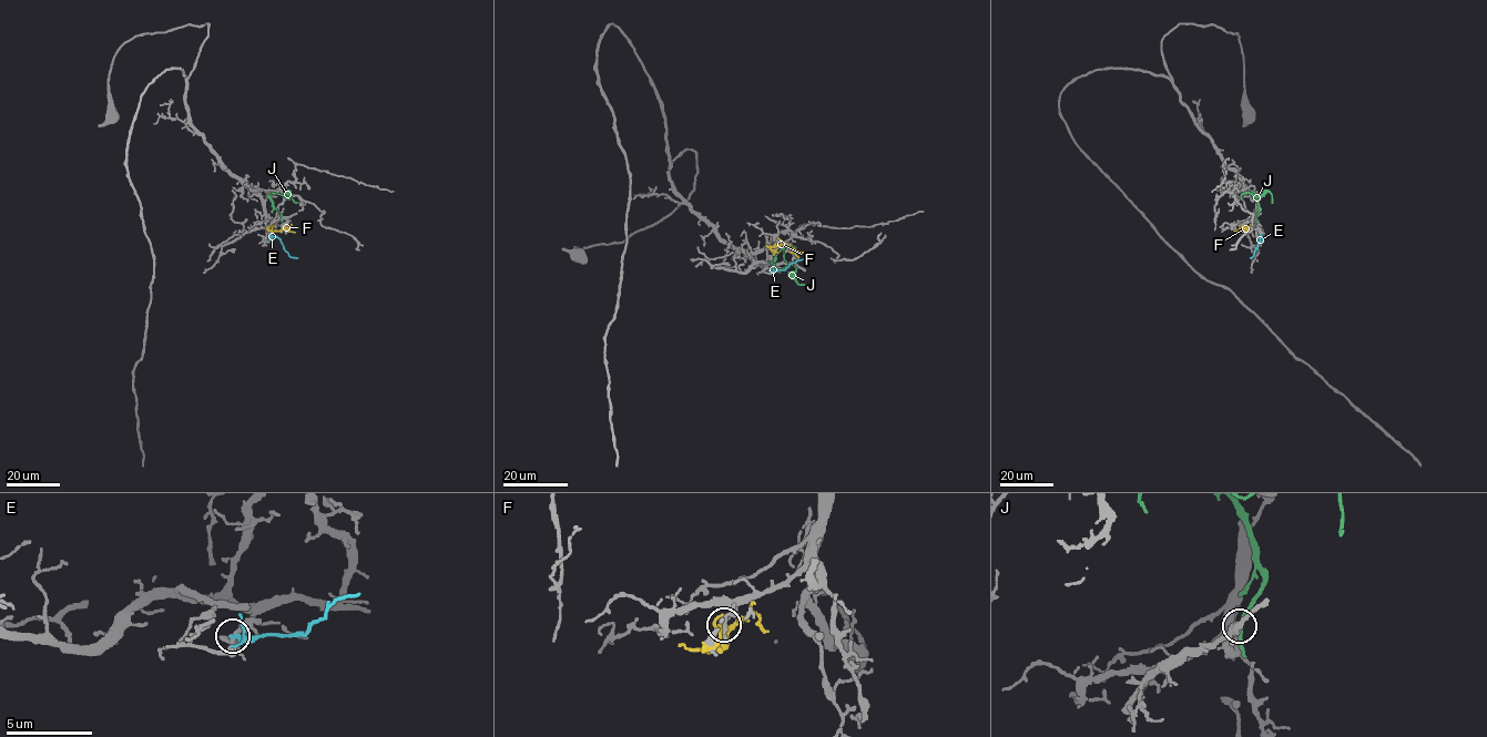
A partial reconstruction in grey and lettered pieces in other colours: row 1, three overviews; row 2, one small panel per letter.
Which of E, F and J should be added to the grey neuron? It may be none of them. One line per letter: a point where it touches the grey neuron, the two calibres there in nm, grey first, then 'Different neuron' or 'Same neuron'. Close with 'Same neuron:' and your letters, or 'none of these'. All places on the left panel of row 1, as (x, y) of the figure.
E: Touches grey at (270, 234). Thickness 180 nm (grey) against 360 nm. Different neuron
F: Touches grey at (266, 227). Thickness 130 nm (grey) against 320 nm. Different neuron
J: Touches grey at (283, 217). Thickness 440 nm (grey) against 200 nm. Different neuron
Same neuron: none of these

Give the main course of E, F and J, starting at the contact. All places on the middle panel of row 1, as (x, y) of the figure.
E: (771, 269), (785, 269), (806, 257)
F: (767, 246), (786, 245), (797, 258)
J: (787, 265), (778, 269), (772, 264), (783, 248), (784, 259), (795, 266), (794, 279), (798, 284), (806, 284)

